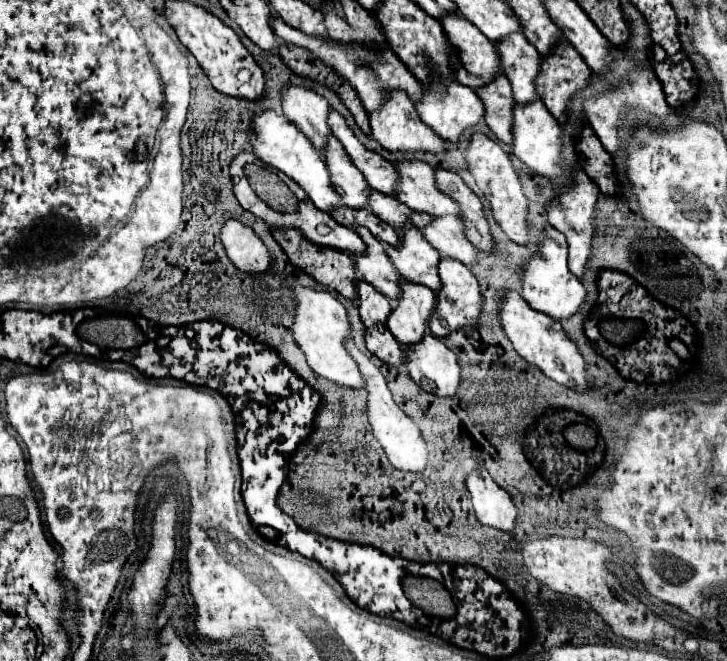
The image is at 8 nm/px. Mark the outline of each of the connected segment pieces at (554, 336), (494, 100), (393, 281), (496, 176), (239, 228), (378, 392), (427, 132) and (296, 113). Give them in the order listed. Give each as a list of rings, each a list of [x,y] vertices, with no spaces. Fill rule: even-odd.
[[[504,291],[500,299],[500,309],[498,309],[500,325],[514,345],[516,353],[526,359],[528,363],[540,367],[540,371],[554,379],[556,383],[574,389],[574,391],[588,391],[590,383],[584,371],[584,359],[578,351],[578,347],[566,337],[562,325],[558,321],[552,321],[544,313],[536,313],[516,291]]]
[[[496,77],[492,85],[484,85],[480,93],[476,93],[480,101],[484,101],[484,117],[486,125],[492,129],[492,133],[502,141],[502,143],[512,143],[512,87],[510,81],[504,77]]]
[[[354,229],[362,241],[366,243],[366,251],[362,255],[354,257],[354,269],[358,279],[368,281],[372,287],[376,287],[382,295],[388,299],[400,297],[400,273],[384,253],[384,243],[372,237],[368,229]]]
[[[474,133],[470,139],[470,145],[466,149],[466,167],[472,173],[476,185],[482,189],[484,197],[490,201],[492,215],[502,227],[502,231],[518,245],[526,245],[528,237],[528,225],[526,225],[526,197],[522,191],[522,185],[518,181],[518,175],[508,159],[508,155],[502,151],[502,147],[488,139],[482,133]]]
[[[228,219],[220,229],[220,243],[228,259],[246,275],[262,275],[274,269],[274,259],[262,239],[236,219]]]
[[[352,339],[344,341],[344,347],[348,349],[348,353],[352,353],[352,359],[358,363],[358,369],[360,369],[364,381],[366,381],[366,387],[364,389],[368,391],[368,407],[366,407],[368,421],[370,421],[370,427],[372,427],[374,437],[378,439],[378,443],[386,451],[386,457],[390,459],[390,463],[396,469],[402,469],[402,471],[424,471],[426,469],[426,463],[428,463],[428,449],[426,449],[426,443],[424,443],[418,427],[392,401],[392,395],[390,395],[390,391],[386,387],[386,379],[380,373],[380,369],[362,351],[358,351],[358,347],[354,345]]]
[[[392,93],[392,97],[388,97],[388,101],[384,101],[384,109],[380,109],[380,113],[370,113],[370,129],[372,129],[372,137],[388,151],[442,153],[442,149],[444,149],[442,139],[432,129],[428,129],[428,125],[424,125],[420,121],[420,117],[416,115],[416,109],[414,109],[414,101],[406,93]]]
[[[284,85],[282,91],[284,115],[312,141],[312,145],[322,153],[328,137],[332,135],[328,127],[328,101],[312,89],[300,85]]]

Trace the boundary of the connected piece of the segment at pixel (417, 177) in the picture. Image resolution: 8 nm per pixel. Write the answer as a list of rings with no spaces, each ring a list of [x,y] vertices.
[[[420,159],[398,161],[396,169],[400,173],[400,185],[396,185],[396,197],[414,211],[428,215],[460,215],[460,207],[454,199],[436,189],[434,167]]]

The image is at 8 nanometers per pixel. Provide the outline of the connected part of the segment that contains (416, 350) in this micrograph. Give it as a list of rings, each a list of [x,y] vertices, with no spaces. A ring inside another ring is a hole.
[[[426,333],[416,345],[402,347],[406,353],[404,367],[408,375],[428,393],[438,397],[454,397],[460,385],[460,365],[446,345]]]

